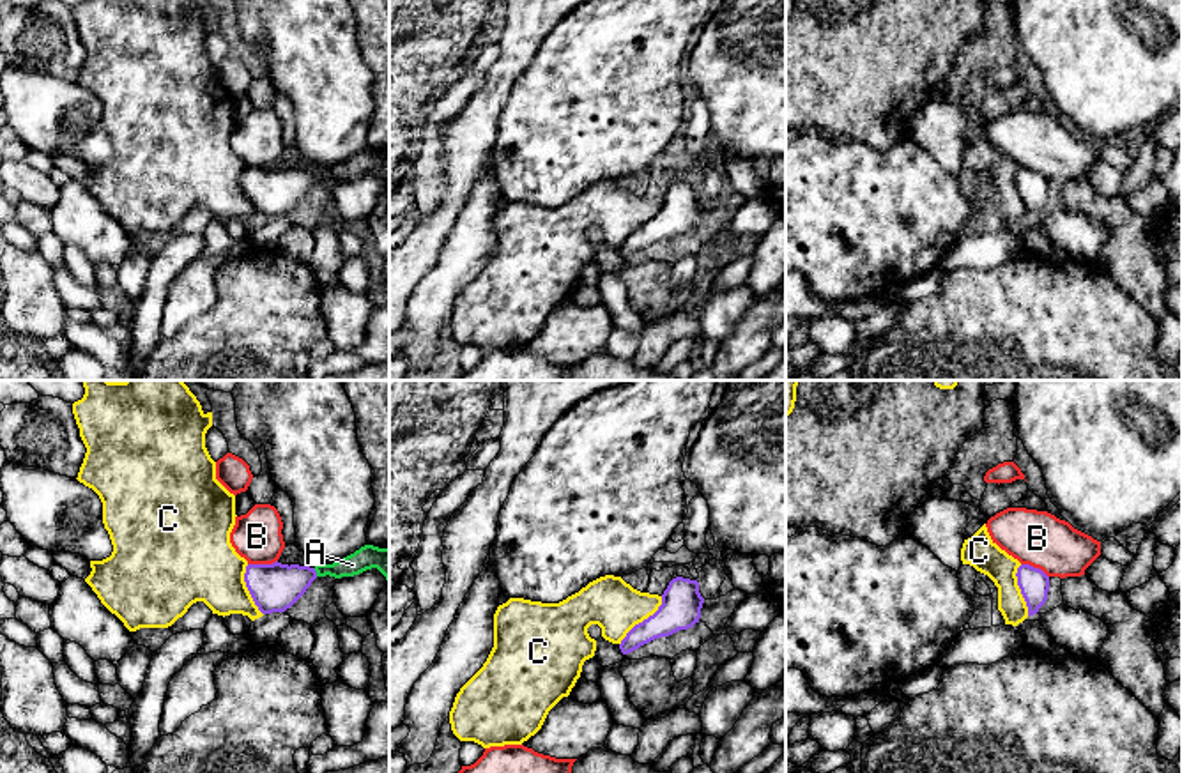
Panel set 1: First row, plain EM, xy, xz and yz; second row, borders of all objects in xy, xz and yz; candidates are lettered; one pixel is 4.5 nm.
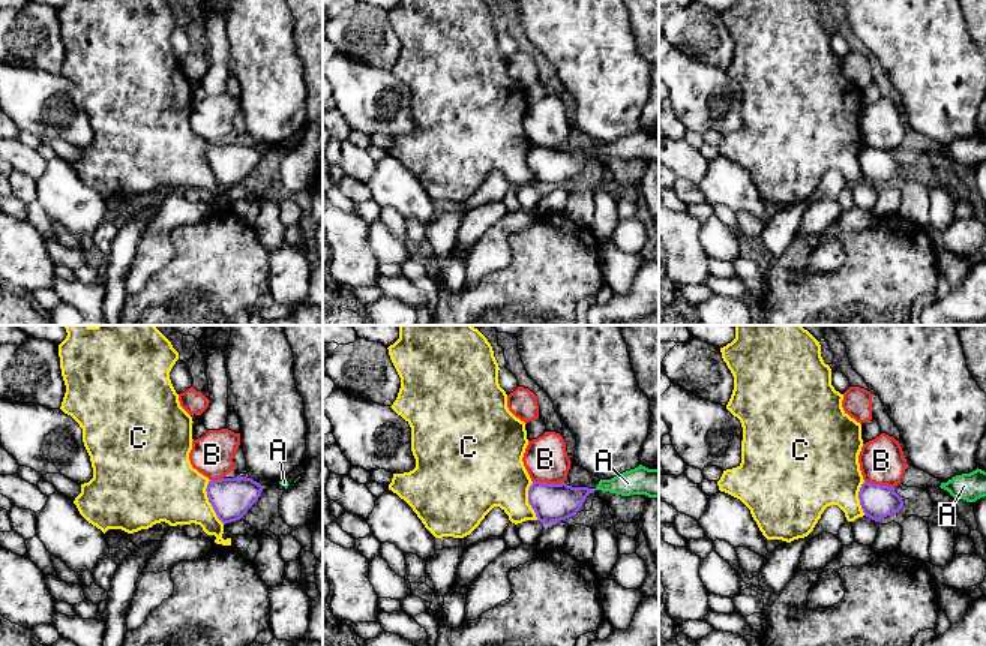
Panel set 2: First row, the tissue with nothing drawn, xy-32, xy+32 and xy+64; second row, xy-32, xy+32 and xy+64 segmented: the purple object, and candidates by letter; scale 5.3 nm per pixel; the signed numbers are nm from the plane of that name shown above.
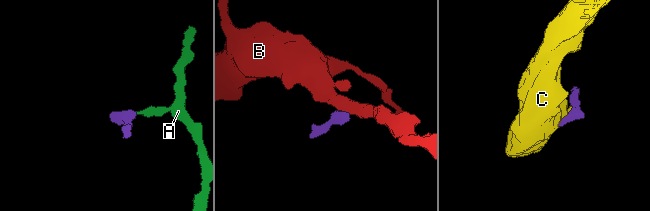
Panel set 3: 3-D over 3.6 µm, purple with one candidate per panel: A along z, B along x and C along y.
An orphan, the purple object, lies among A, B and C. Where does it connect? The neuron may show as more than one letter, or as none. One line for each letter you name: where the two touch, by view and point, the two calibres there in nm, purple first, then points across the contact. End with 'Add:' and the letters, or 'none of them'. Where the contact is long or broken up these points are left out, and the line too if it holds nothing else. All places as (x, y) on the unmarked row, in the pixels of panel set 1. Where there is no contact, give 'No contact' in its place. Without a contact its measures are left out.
A: Touches purple at xy (315, 176). Thickness 220 nm (purple) against 110 nm. Path across: xy (275, 191), (315, 176), (338, 174), (367, 161)
Add: A

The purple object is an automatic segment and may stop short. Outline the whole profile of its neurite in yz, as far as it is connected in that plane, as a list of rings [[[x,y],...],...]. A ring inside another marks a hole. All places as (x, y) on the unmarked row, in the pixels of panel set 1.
[[[1021,168],[1016,180],[1028,210],[1028,219],[1037,218],[1048,203],[1049,180],[1042,173],[1030,168]]]

